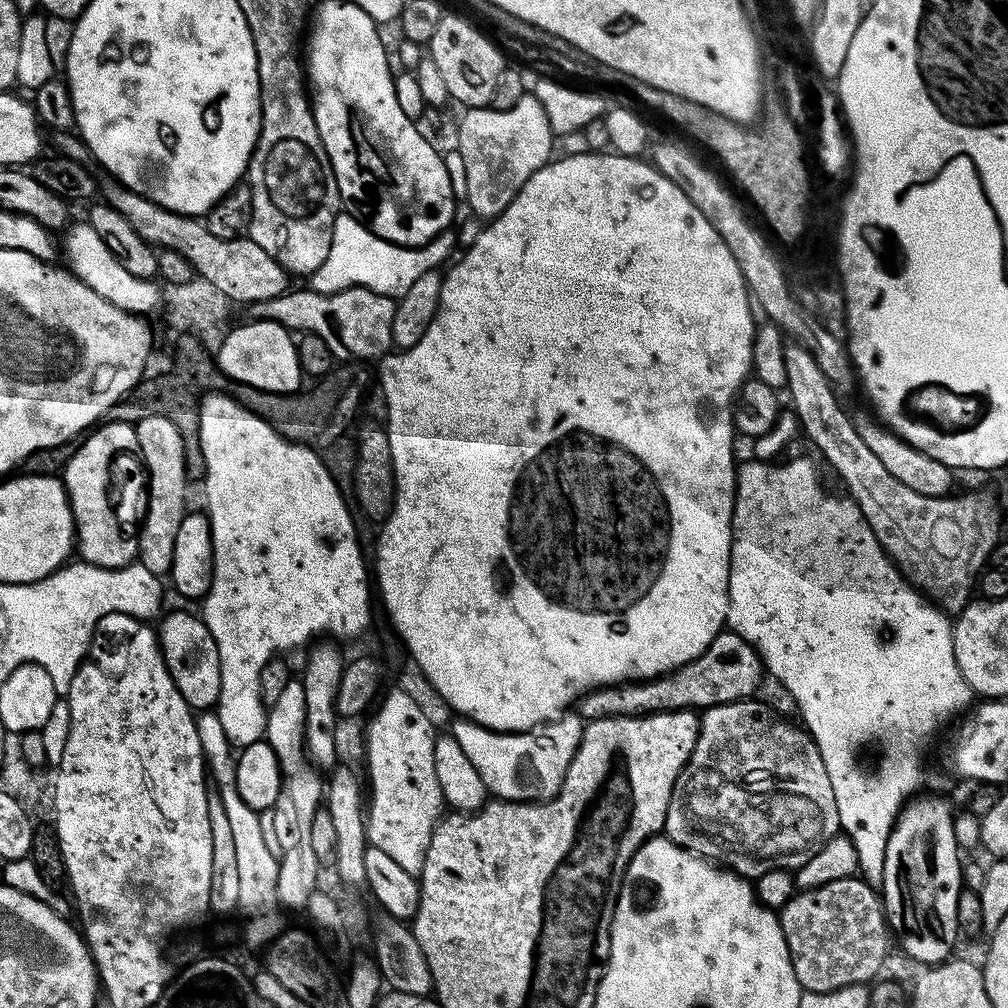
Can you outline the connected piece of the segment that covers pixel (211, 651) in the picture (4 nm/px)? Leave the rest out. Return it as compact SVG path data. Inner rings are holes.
M172 612L161 624L158 624L160 637L160 652L164 655L166 666L170 670L170 678L174 678L174 686L186 698L186 702L193 710L212 710L220 701L220 687L222 686L222 674L220 673L220 655L218 646L210 634L210 630L204 624L199 615L191 616L188 612Z

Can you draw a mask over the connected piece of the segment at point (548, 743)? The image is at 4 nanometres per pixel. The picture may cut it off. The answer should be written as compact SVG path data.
M565 714L559 720L553 720L531 732L492 732L472 720L463 718L453 719L450 735L462 746L466 758L470 758L471 765L488 787L489 793L497 800L510 800L513 804L543 804L552 800L558 794L566 772L570 770L570 762L580 748L582 734L586 721L575 714Z

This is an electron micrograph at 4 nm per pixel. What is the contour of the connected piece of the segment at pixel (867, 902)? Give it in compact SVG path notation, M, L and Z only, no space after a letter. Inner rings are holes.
M863 878L835 880L793 895L778 915L801 989L842 990L842 986L868 984L881 975L880 967L888 956L890 929L877 891Z

